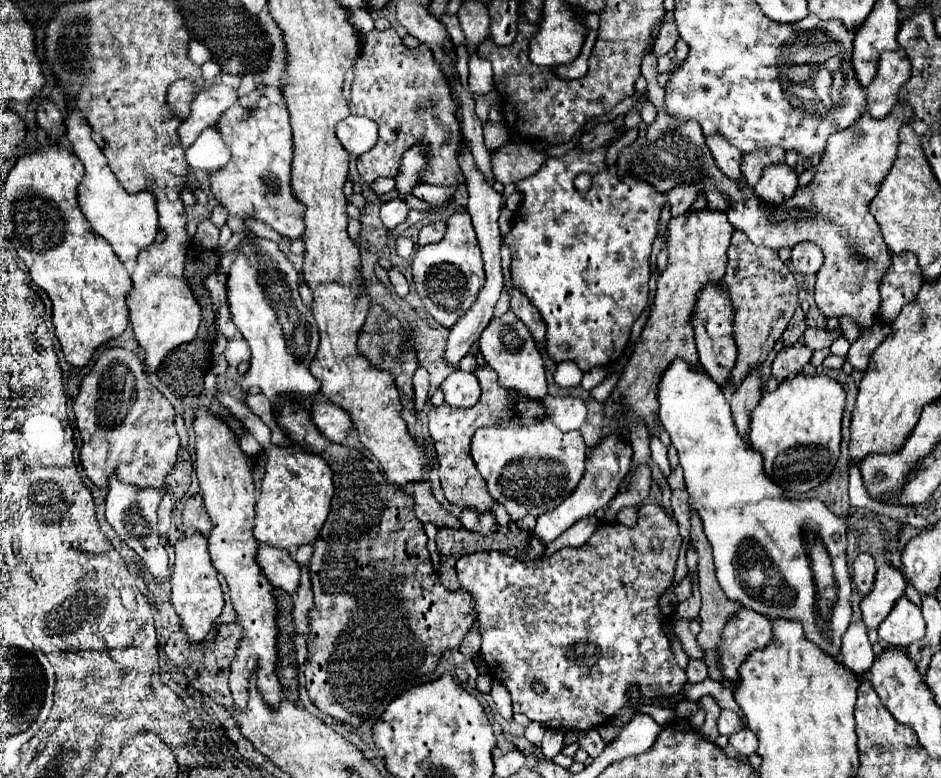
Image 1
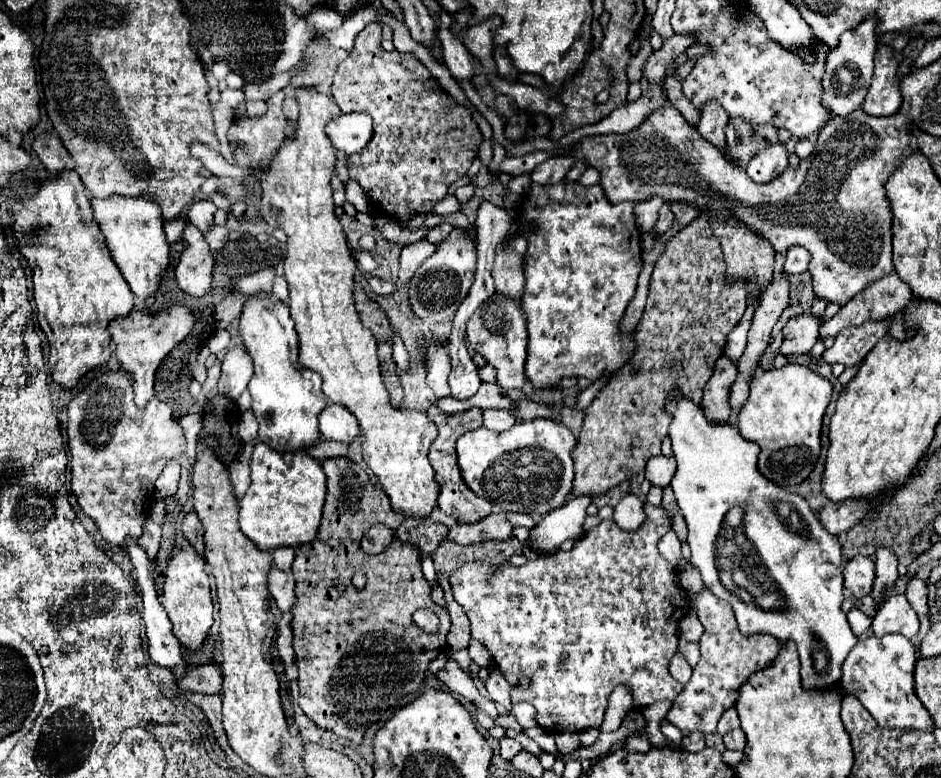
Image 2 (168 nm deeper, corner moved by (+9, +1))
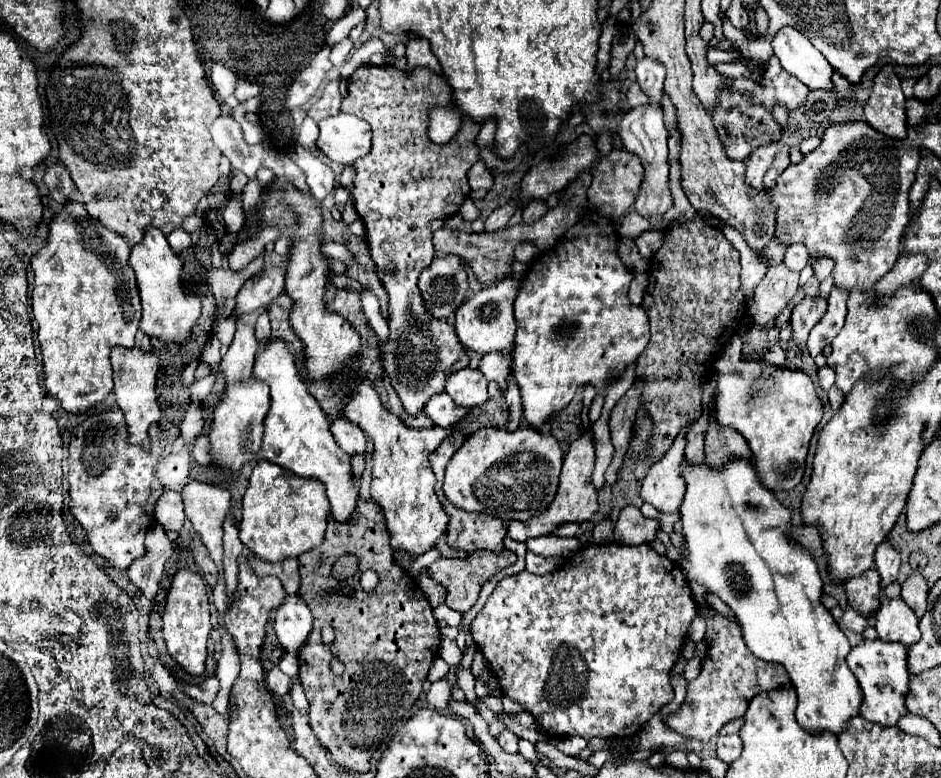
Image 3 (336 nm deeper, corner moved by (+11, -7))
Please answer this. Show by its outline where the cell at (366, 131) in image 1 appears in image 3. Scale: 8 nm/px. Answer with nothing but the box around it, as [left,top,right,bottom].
[317,113,371,165]

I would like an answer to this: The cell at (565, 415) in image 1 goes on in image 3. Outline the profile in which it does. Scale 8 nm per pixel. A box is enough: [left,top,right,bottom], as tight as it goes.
[423,391,471,427]

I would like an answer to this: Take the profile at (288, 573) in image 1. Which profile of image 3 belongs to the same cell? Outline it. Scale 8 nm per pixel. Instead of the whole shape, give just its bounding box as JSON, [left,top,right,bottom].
[275,595,313,653]

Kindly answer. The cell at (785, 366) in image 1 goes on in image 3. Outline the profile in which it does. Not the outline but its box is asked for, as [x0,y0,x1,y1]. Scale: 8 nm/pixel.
[791,297,827,345]

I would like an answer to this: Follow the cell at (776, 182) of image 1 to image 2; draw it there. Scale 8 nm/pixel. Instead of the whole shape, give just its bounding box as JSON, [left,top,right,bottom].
[745,143,789,183]

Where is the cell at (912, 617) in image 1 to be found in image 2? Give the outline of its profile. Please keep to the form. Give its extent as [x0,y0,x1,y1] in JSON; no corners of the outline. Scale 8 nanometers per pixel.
[871,593,919,639]

